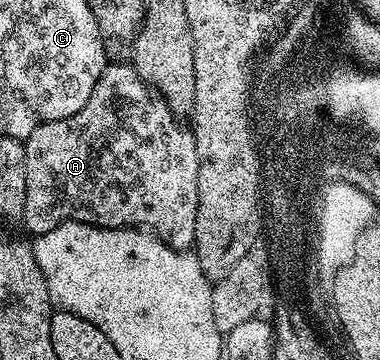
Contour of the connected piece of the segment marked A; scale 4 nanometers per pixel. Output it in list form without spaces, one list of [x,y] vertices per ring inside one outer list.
[[[106,63],[103,74],[99,74],[99,82],[95,82],[95,90],[91,90],[91,98],[75,114],[62,120],[49,120],[40,124],[32,134],[25,137],[25,166],[27,186],[23,214],[21,220],[34,237],[42,236],[47,230],[55,230],[65,220],[81,220],[85,224],[96,224],[99,228],[140,228],[152,230],[171,248],[189,250],[195,238],[195,214],[197,213],[197,183],[199,182],[199,158],[195,150],[195,138],[188,127],[180,124],[178,117],[169,109],[169,104],[162,96],[158,96],[152,87],[144,84],[135,71],[132,63]]]

